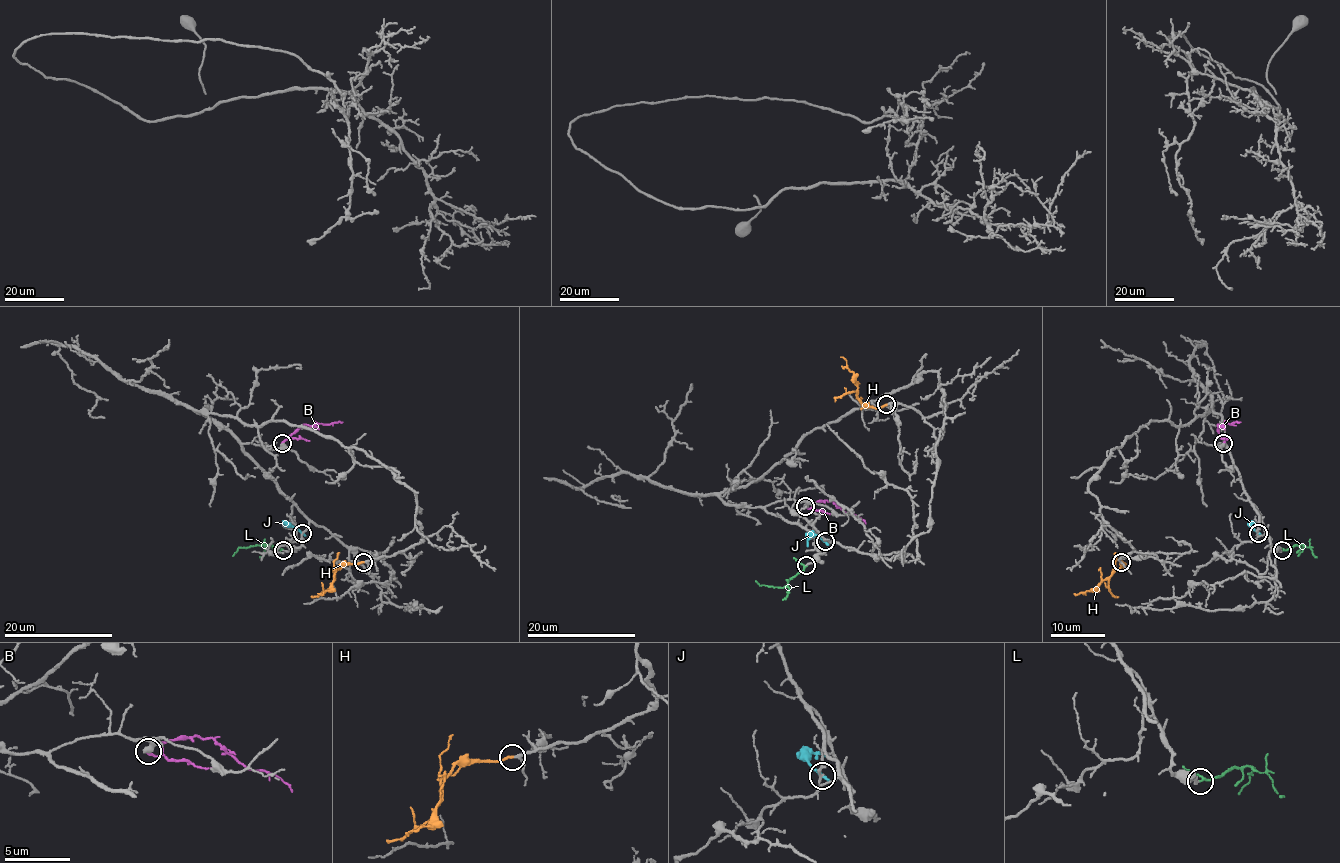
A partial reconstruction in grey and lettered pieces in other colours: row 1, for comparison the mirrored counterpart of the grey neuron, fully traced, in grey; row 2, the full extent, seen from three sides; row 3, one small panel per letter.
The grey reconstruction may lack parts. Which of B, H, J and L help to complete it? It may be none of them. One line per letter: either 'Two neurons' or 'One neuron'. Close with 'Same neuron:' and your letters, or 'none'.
B: Two neurons
H: One neuron
J: Two neurons
L: One neuron
Same neuron: H, L

